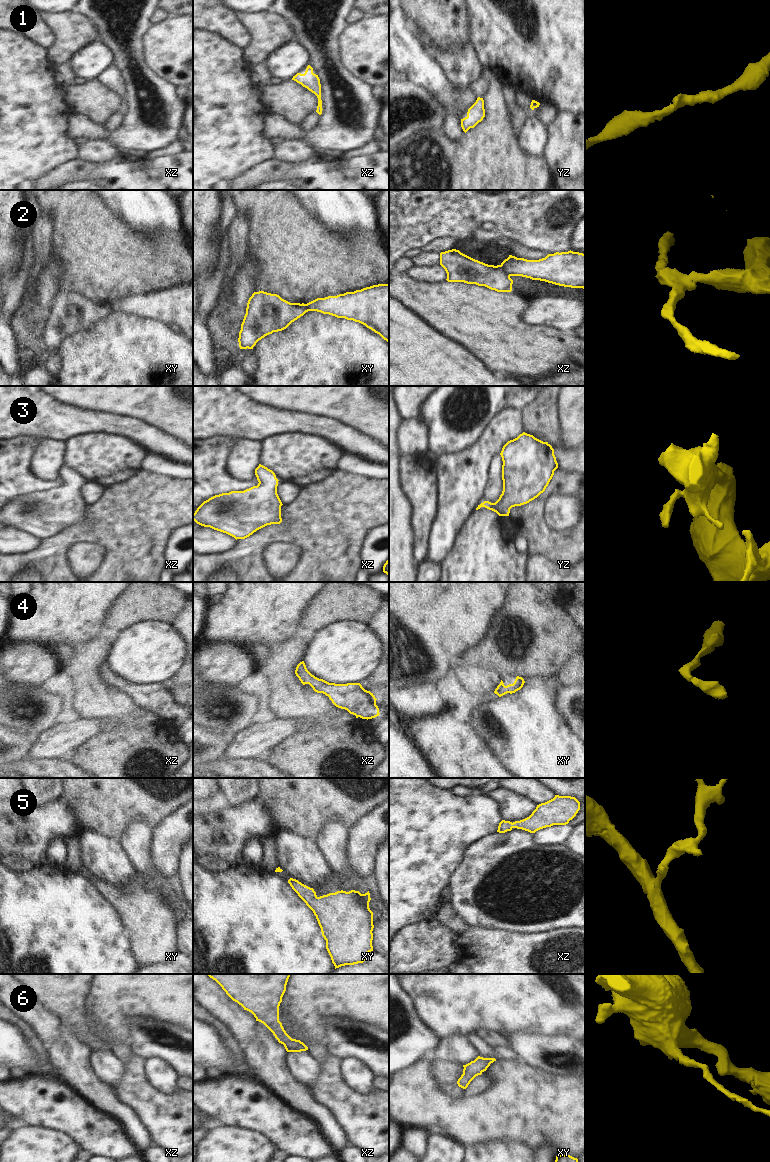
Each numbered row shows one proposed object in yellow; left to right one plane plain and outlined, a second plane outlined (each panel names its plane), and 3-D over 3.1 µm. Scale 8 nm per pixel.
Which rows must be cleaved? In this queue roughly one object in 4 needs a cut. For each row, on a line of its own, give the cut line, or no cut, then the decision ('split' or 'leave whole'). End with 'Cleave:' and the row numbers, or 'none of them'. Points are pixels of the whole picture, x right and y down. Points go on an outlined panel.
1: no cut; leave whole
2: cut in xz along (500, 265), (509, 276); split
3: no cut; leave whole
4: no cut; leave whole
5: no cut; leave whole
6: no cut; leave whole
Cleave: 2

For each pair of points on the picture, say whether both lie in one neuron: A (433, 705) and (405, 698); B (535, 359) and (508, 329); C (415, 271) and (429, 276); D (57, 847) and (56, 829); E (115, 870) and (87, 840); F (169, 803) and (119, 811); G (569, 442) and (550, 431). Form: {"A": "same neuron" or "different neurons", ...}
{"A": "same neuron", "B": "same neuron", "C": "same neuron", "D": "different neurons", "E": "same neuron", "F": "same neuron", "G": "different neurons"}

